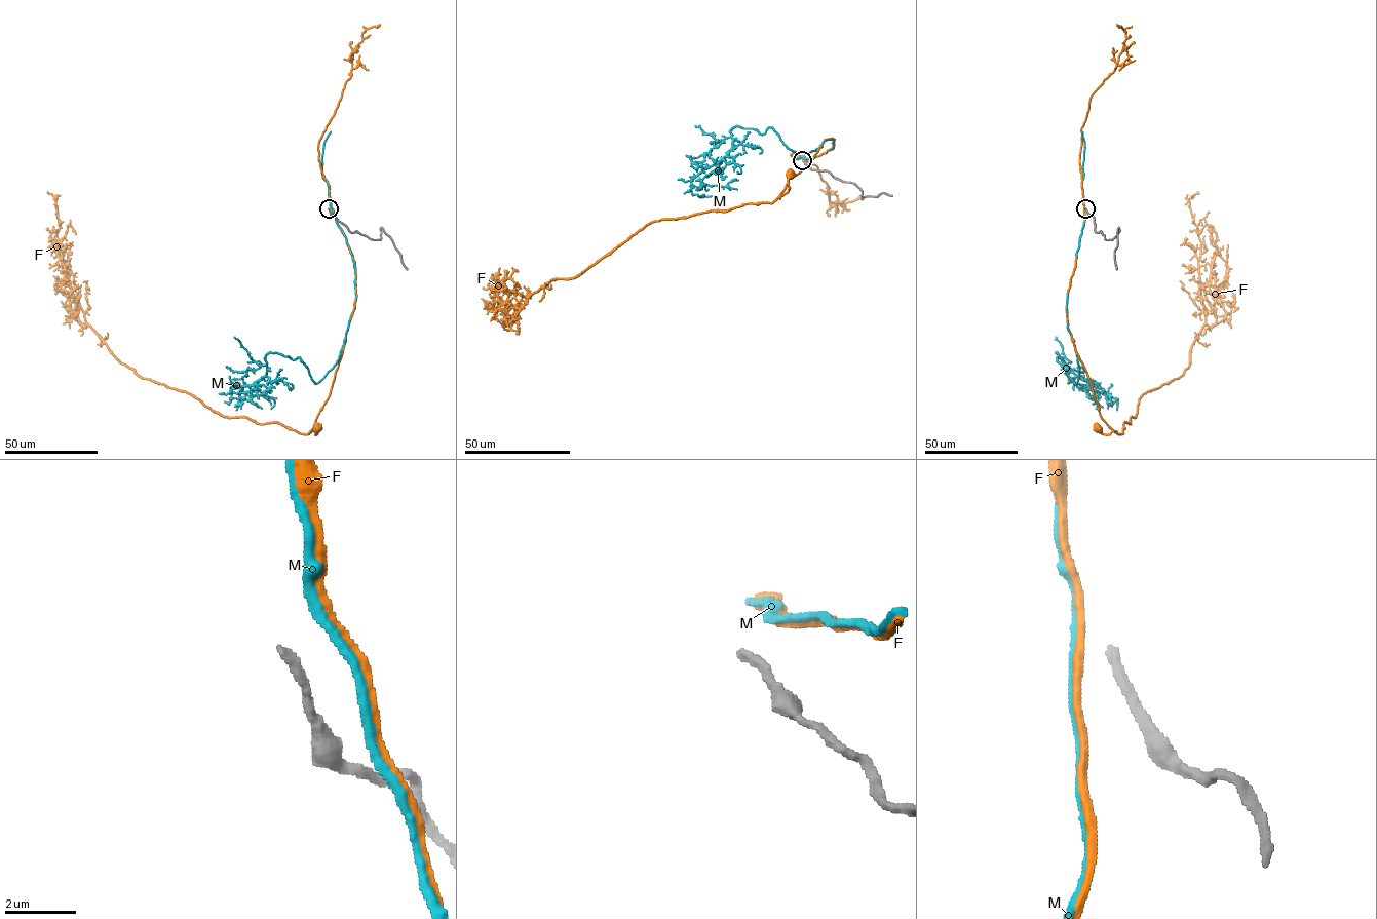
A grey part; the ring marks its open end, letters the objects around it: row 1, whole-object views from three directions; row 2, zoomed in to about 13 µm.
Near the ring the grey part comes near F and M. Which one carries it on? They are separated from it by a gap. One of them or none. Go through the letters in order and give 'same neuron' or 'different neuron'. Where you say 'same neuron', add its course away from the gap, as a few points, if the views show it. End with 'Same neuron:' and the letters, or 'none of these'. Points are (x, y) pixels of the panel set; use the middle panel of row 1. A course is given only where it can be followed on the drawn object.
F: different neuron
M: different neuron
Same neuron: none of these

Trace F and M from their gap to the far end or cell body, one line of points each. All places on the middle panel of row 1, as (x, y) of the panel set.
F: (805, 159), (832, 149), (834, 140), (825, 141), (809, 163), (789, 179), (780, 196), (788, 191), (789, 175)
M: (804, 158), (834, 140), (802, 153), (771, 127), (734, 126), (726, 157), (691, 181), (697, 196)

